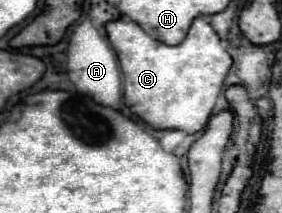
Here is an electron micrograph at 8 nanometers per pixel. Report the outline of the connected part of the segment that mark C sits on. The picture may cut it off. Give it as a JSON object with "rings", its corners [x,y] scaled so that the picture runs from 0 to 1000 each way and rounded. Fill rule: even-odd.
{"rings":[[[440,85],[383,103],[376,150],[440,338],[440,479],[468,507],[461,526],[546,610],[617,601],[667,629],[723,610],[823,310],[823,272],[794,235],[738,85],[695,85],[667,169],[631,216],[596,216],[532,178],[482,103]]]}

